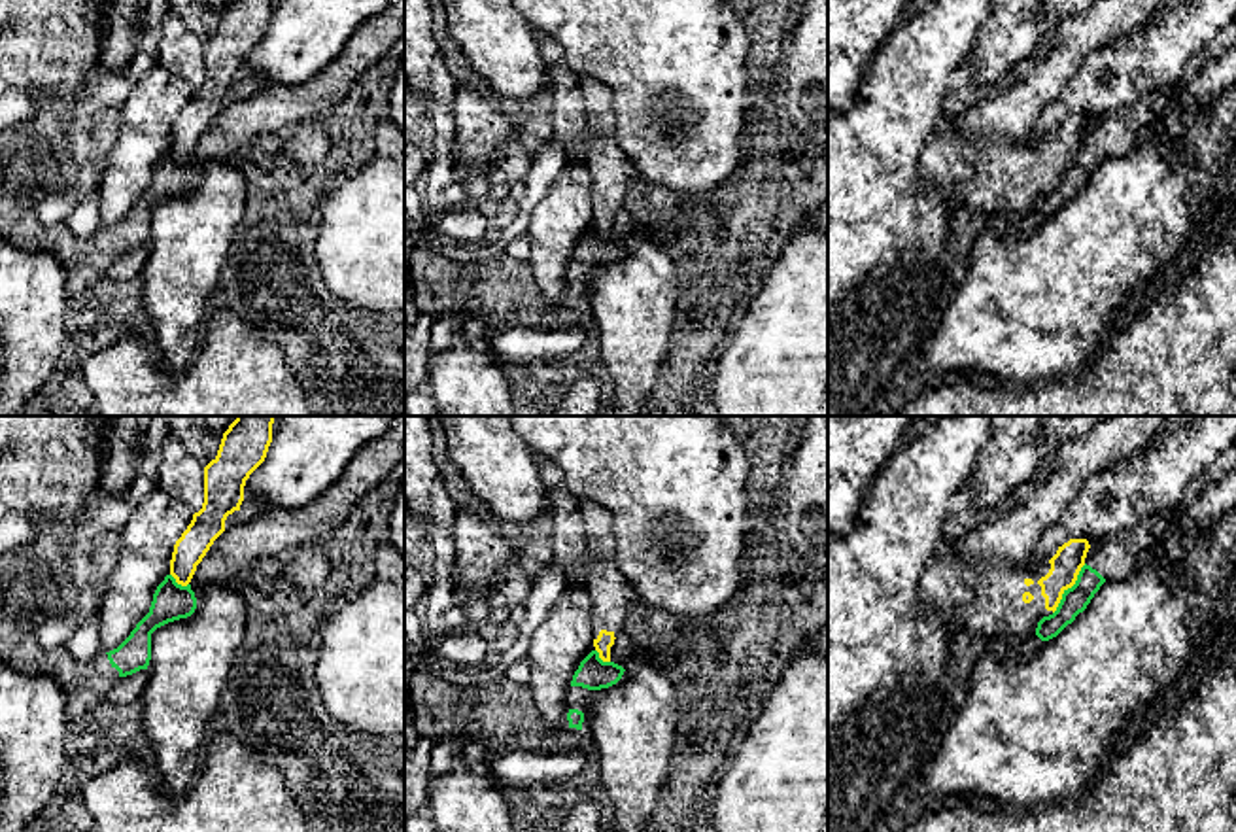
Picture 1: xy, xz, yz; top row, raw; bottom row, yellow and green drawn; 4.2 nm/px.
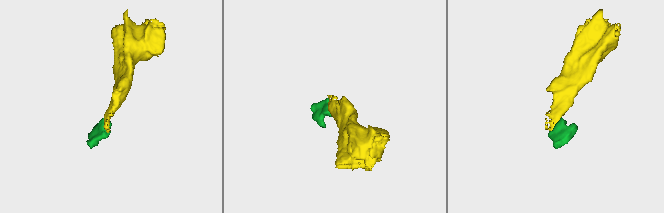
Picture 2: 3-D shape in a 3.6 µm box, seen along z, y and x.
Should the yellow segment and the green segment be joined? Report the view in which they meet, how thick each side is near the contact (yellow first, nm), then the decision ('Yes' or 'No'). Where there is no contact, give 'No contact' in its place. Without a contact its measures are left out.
Touches yellow in yz. Thickness 130 nm (yellow) against 110 nm. No

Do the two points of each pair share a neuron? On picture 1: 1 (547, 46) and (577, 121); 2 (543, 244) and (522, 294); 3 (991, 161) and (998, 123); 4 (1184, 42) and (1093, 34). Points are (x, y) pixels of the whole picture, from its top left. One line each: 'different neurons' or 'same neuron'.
1: same neuron
2: different neurons
3: different neurons
4: different neurons

